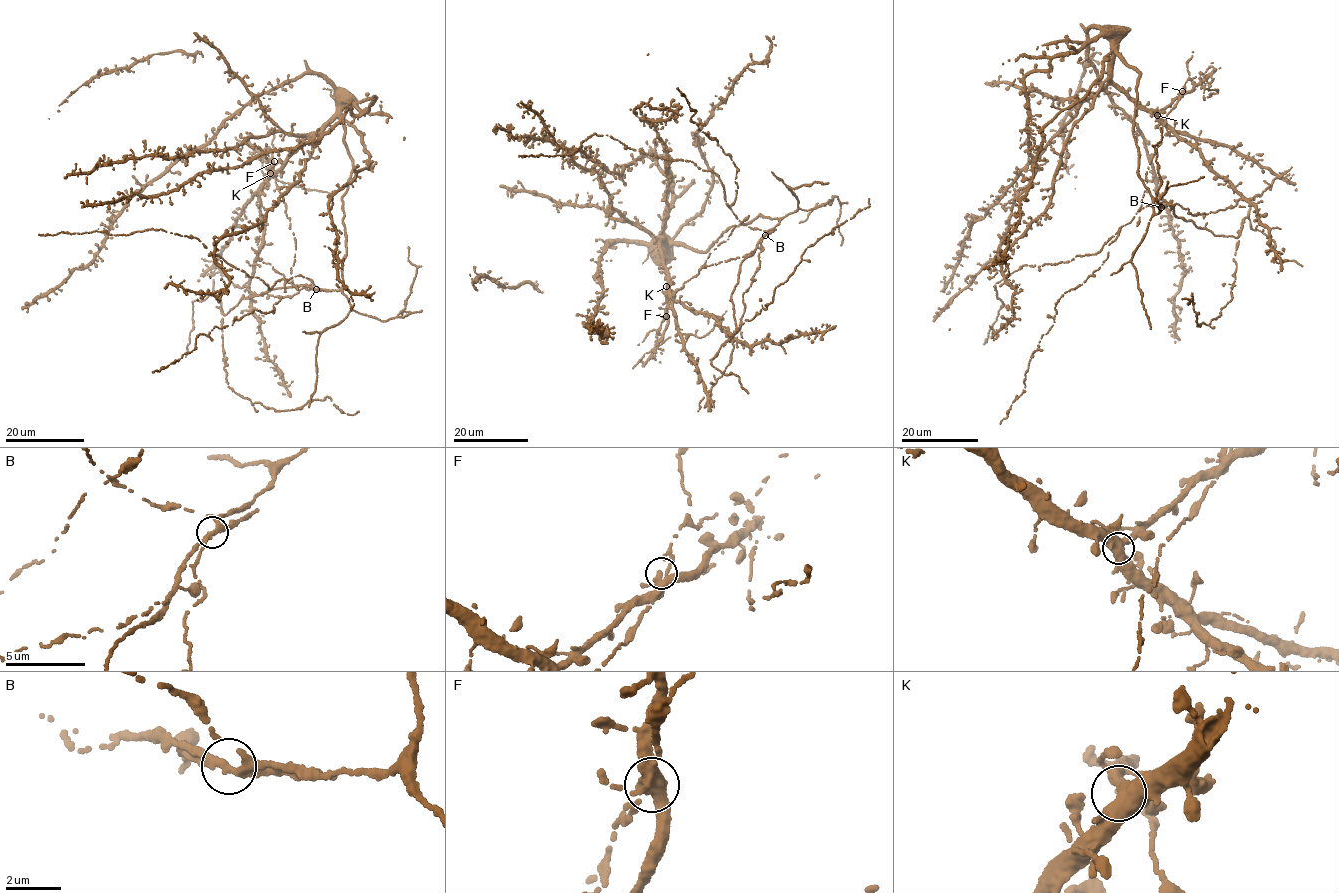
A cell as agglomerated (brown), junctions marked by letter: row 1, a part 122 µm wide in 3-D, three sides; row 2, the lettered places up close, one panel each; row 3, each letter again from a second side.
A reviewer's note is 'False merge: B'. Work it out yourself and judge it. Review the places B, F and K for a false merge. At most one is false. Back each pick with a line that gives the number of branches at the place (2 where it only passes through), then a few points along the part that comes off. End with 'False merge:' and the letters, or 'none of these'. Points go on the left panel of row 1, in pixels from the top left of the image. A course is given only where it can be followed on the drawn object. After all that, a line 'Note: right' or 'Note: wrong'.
B: 4 branches meet; foreign part runs (315, 289), (272, 289), (244, 298), (223, 315), (228, 387), (278, 411), (327, 397), (349, 414), (359, 411)
False merge: B
Note: right

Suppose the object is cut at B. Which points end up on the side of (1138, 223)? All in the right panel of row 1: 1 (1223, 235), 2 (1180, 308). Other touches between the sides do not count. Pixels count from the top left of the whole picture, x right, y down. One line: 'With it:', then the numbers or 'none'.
With it: 2

